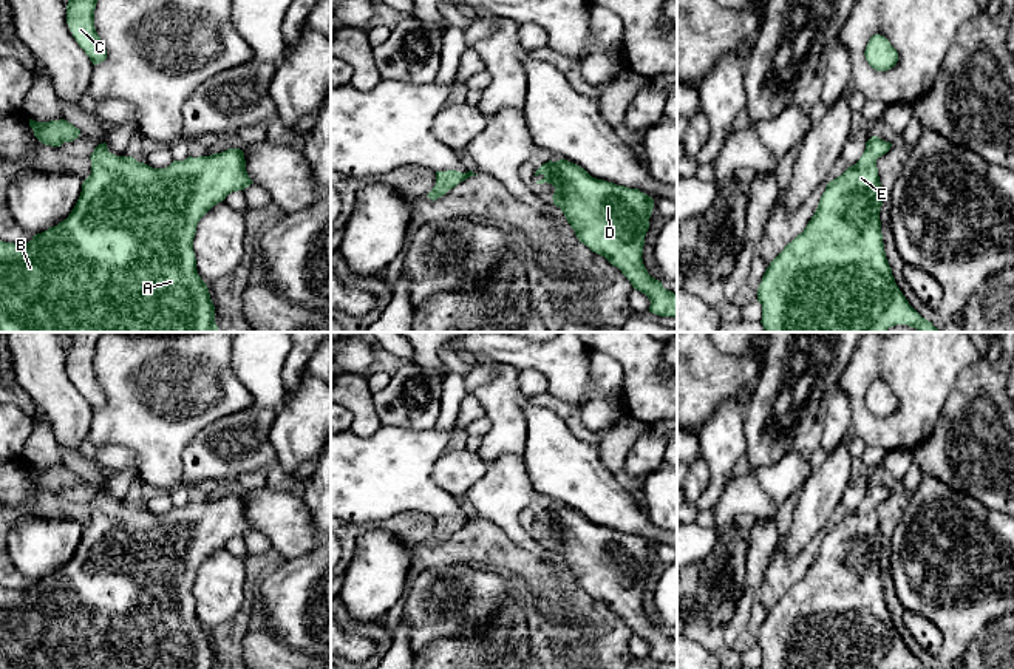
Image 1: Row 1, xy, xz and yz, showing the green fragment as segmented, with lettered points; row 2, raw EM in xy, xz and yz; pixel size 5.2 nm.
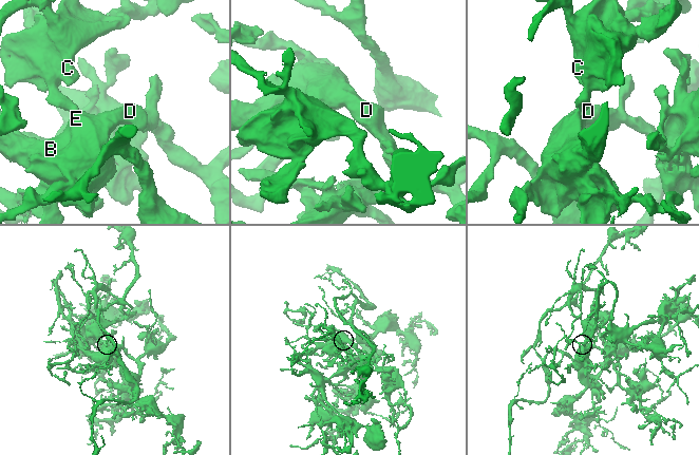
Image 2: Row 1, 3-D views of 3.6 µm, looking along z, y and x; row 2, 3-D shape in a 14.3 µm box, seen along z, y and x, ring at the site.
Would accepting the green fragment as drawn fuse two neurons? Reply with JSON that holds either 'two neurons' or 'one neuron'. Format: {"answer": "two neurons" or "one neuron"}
{"answer": "one neuron"}

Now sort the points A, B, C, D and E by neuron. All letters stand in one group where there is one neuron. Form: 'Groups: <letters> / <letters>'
Groups: A B C D E

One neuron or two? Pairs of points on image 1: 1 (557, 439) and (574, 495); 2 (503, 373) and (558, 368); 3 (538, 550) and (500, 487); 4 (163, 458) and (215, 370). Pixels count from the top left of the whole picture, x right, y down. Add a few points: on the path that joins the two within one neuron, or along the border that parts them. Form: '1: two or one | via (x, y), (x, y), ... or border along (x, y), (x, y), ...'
1: one | via (557, 453), (557, 461), (569, 473), (569, 481)
2: two | border along (486, 357), (512, 365), (520, 371)
3: one | via (523, 536), (509, 522), (501, 502)
4: one | via (163, 436), (163, 422), (193, 391)

